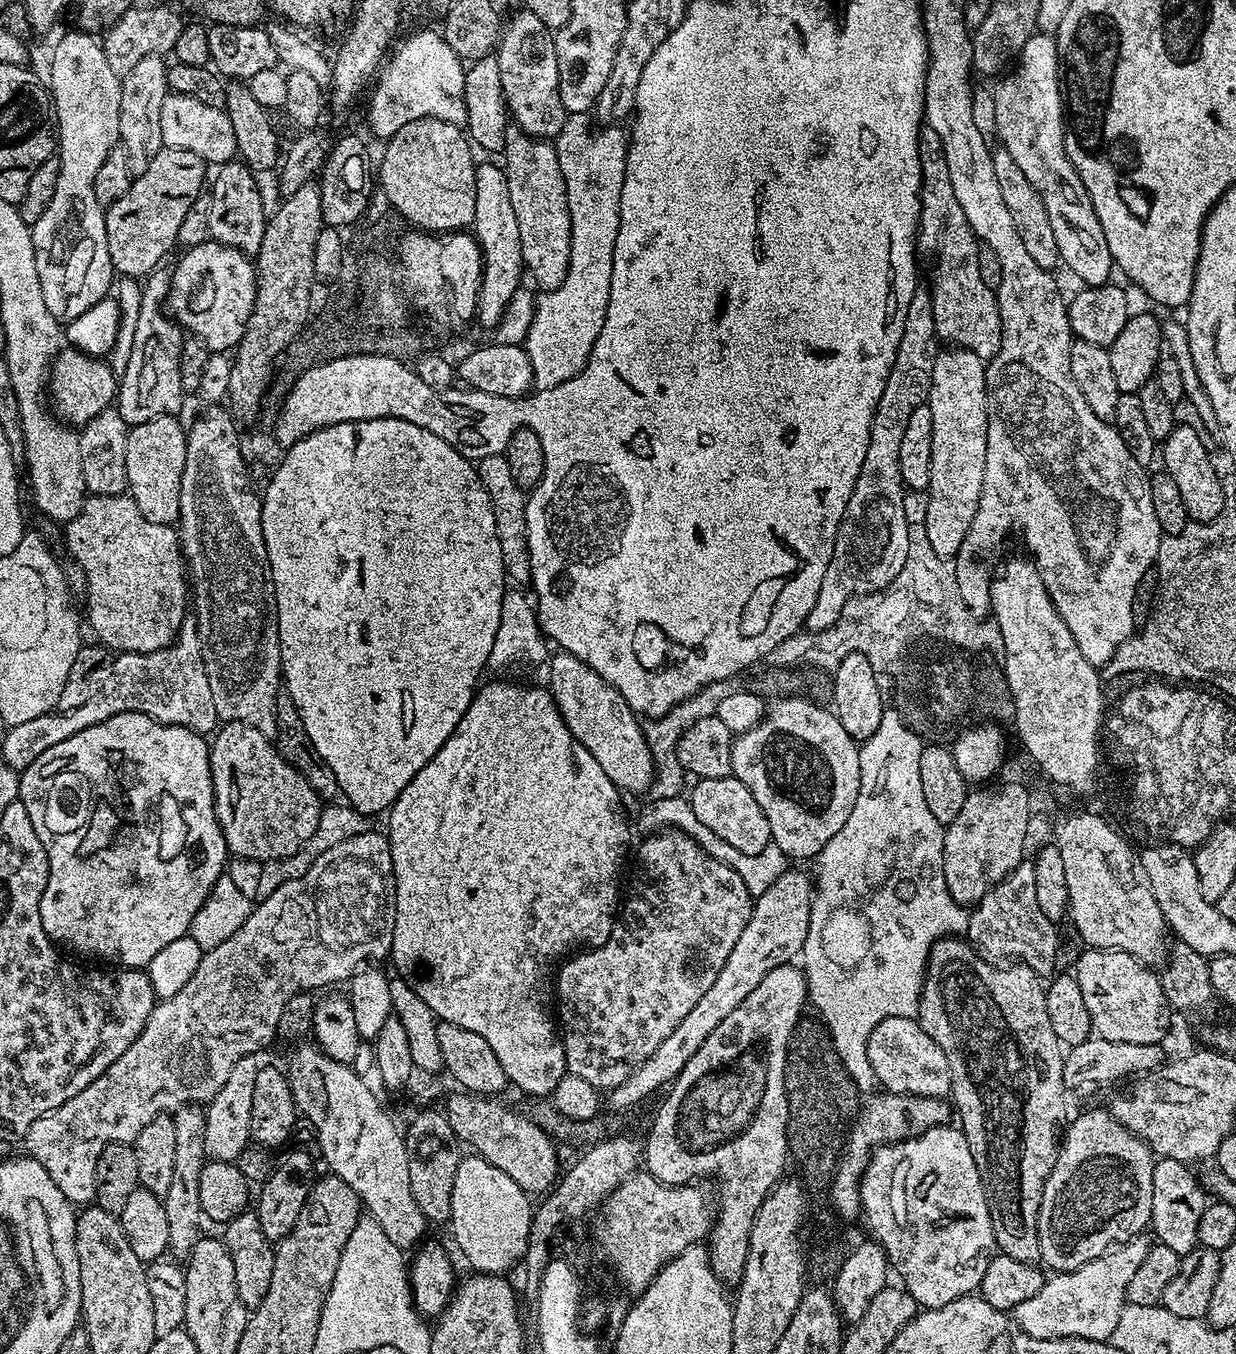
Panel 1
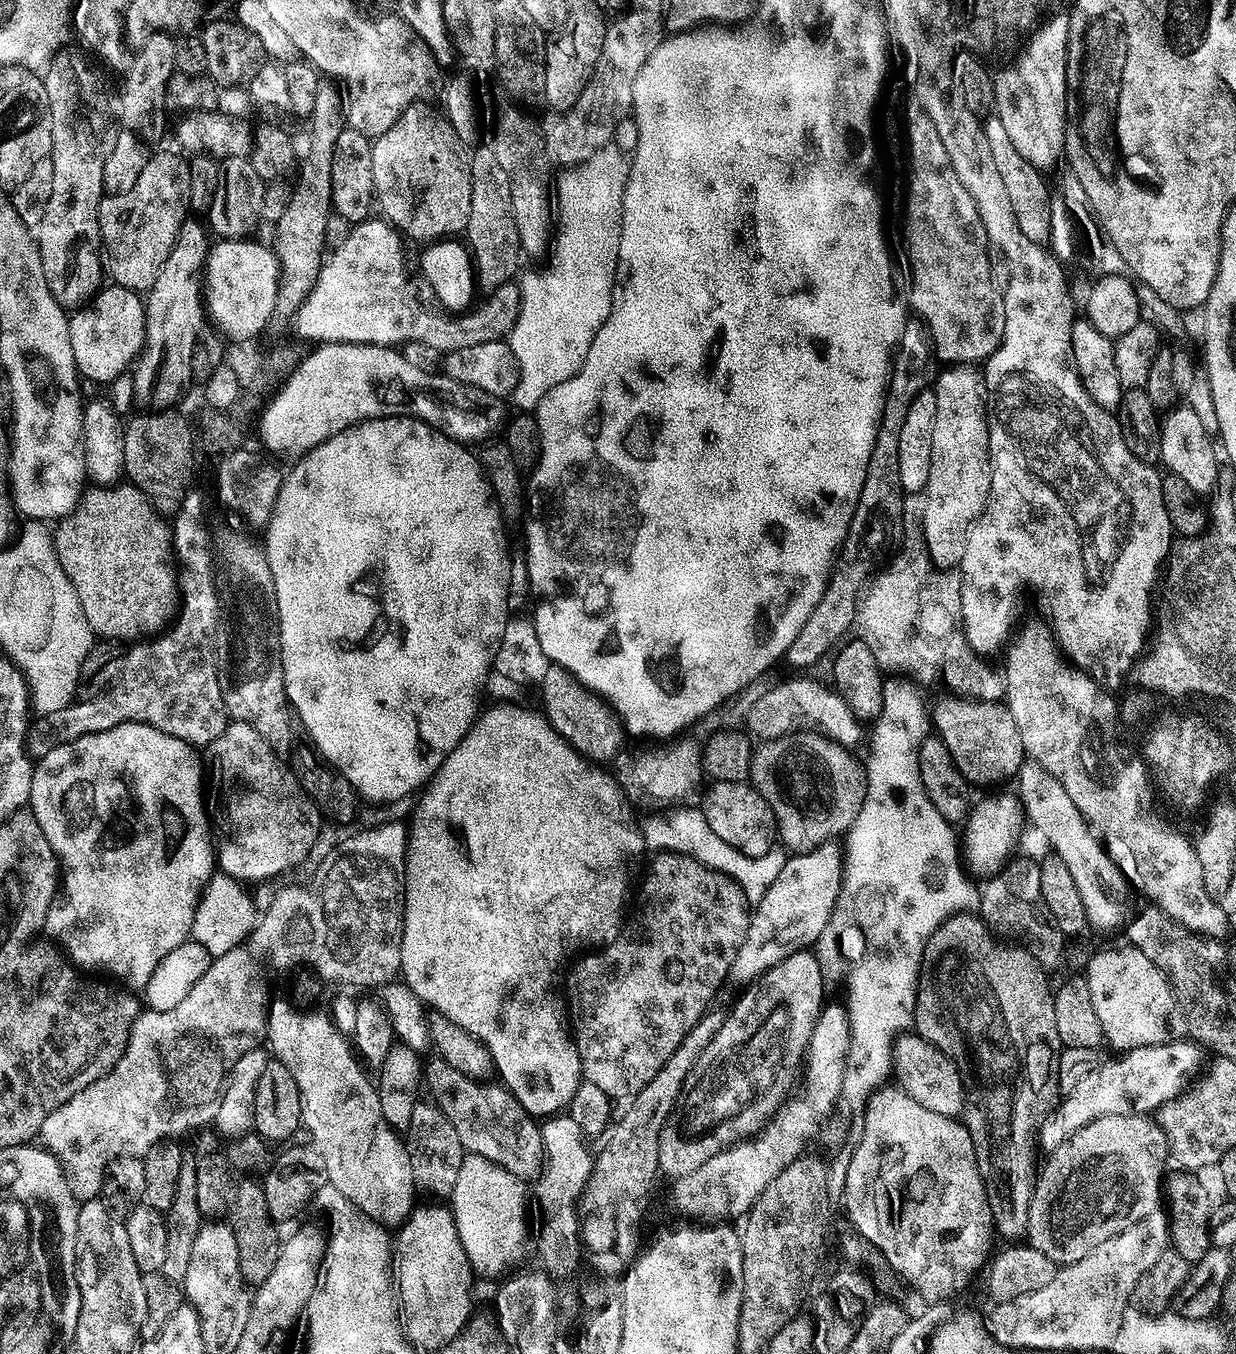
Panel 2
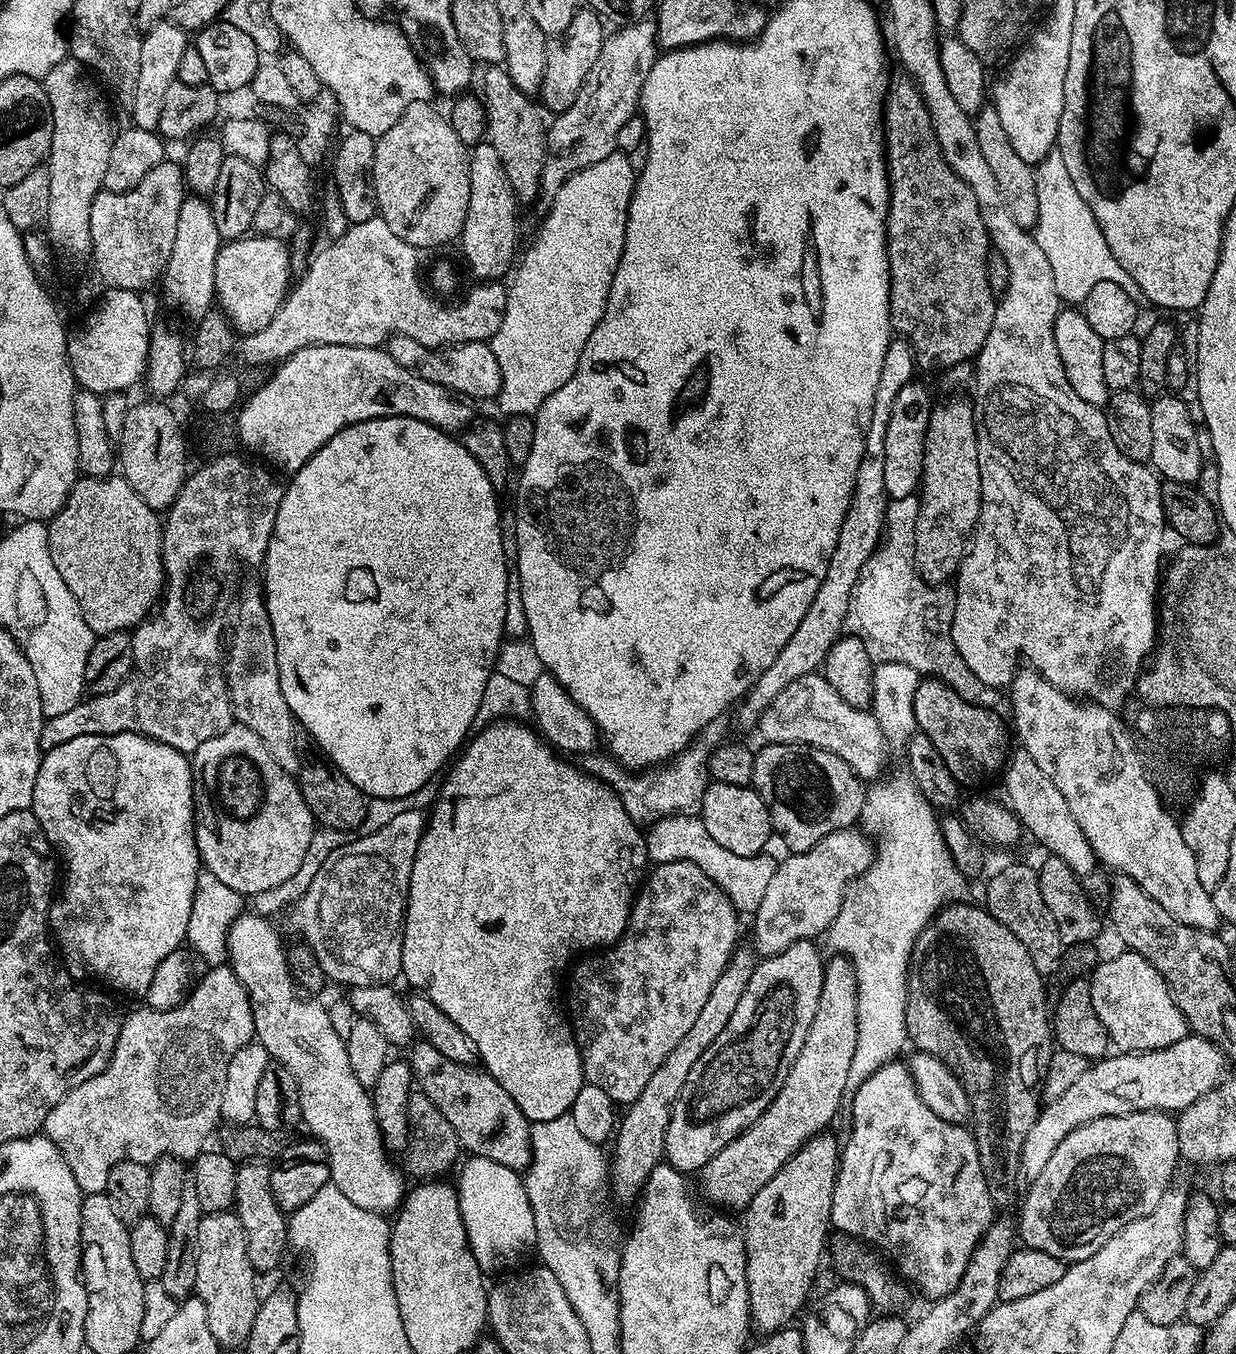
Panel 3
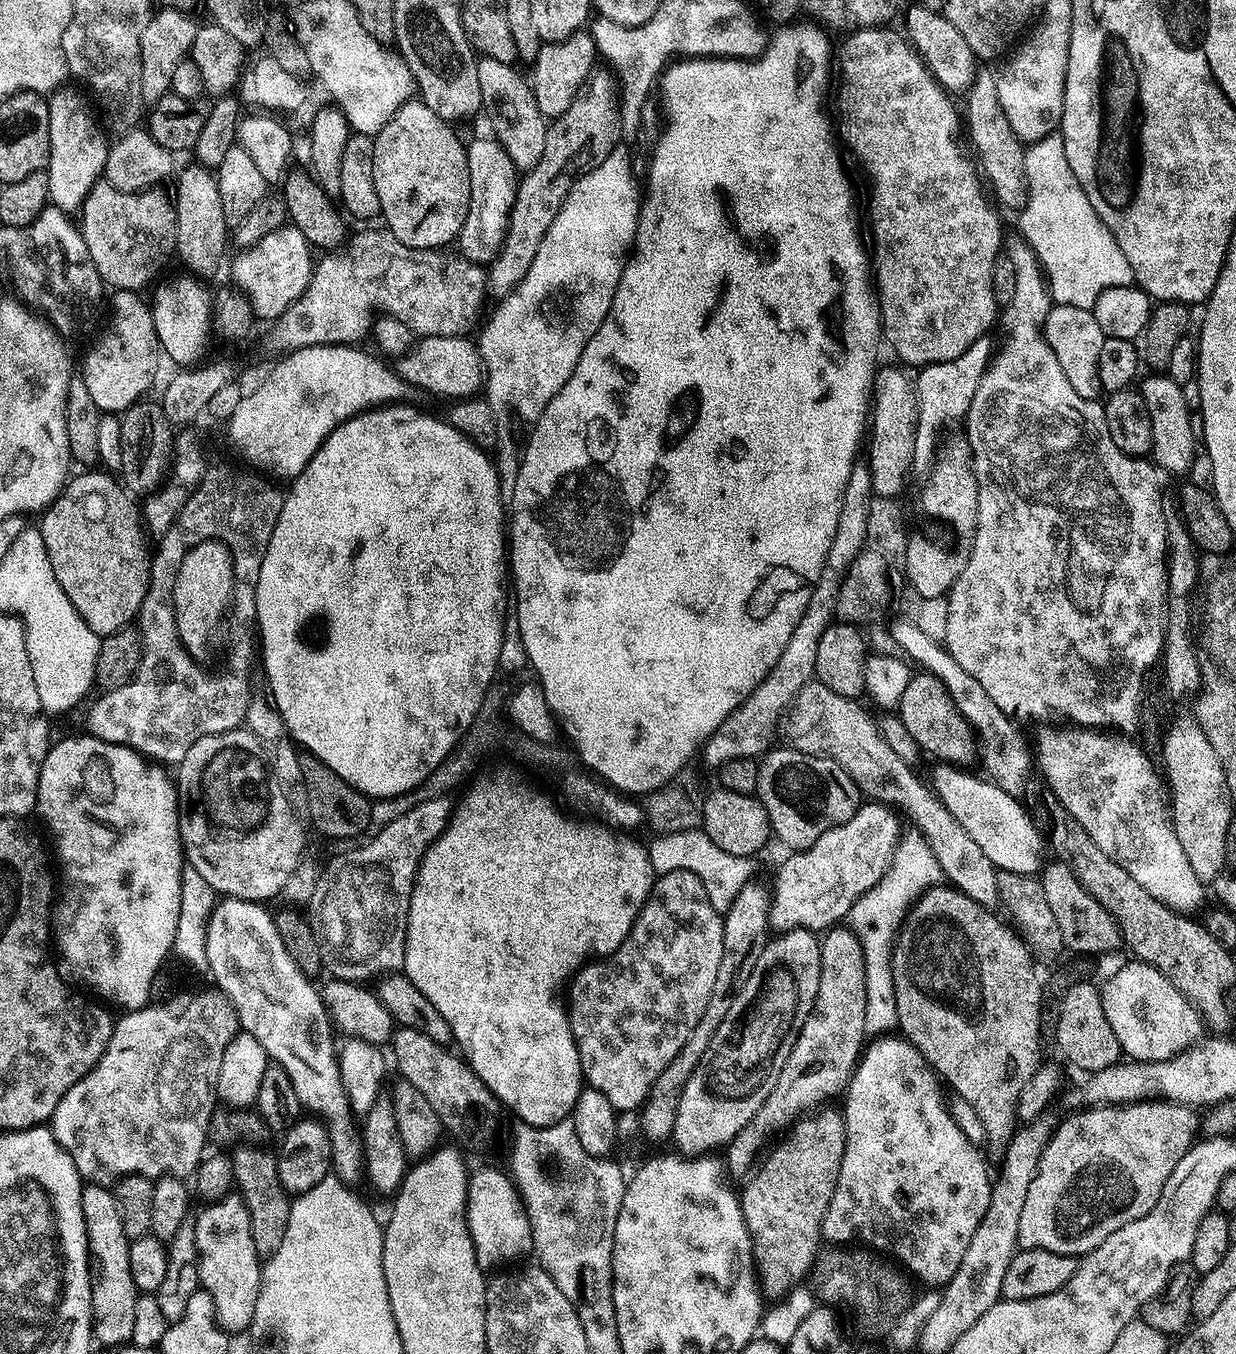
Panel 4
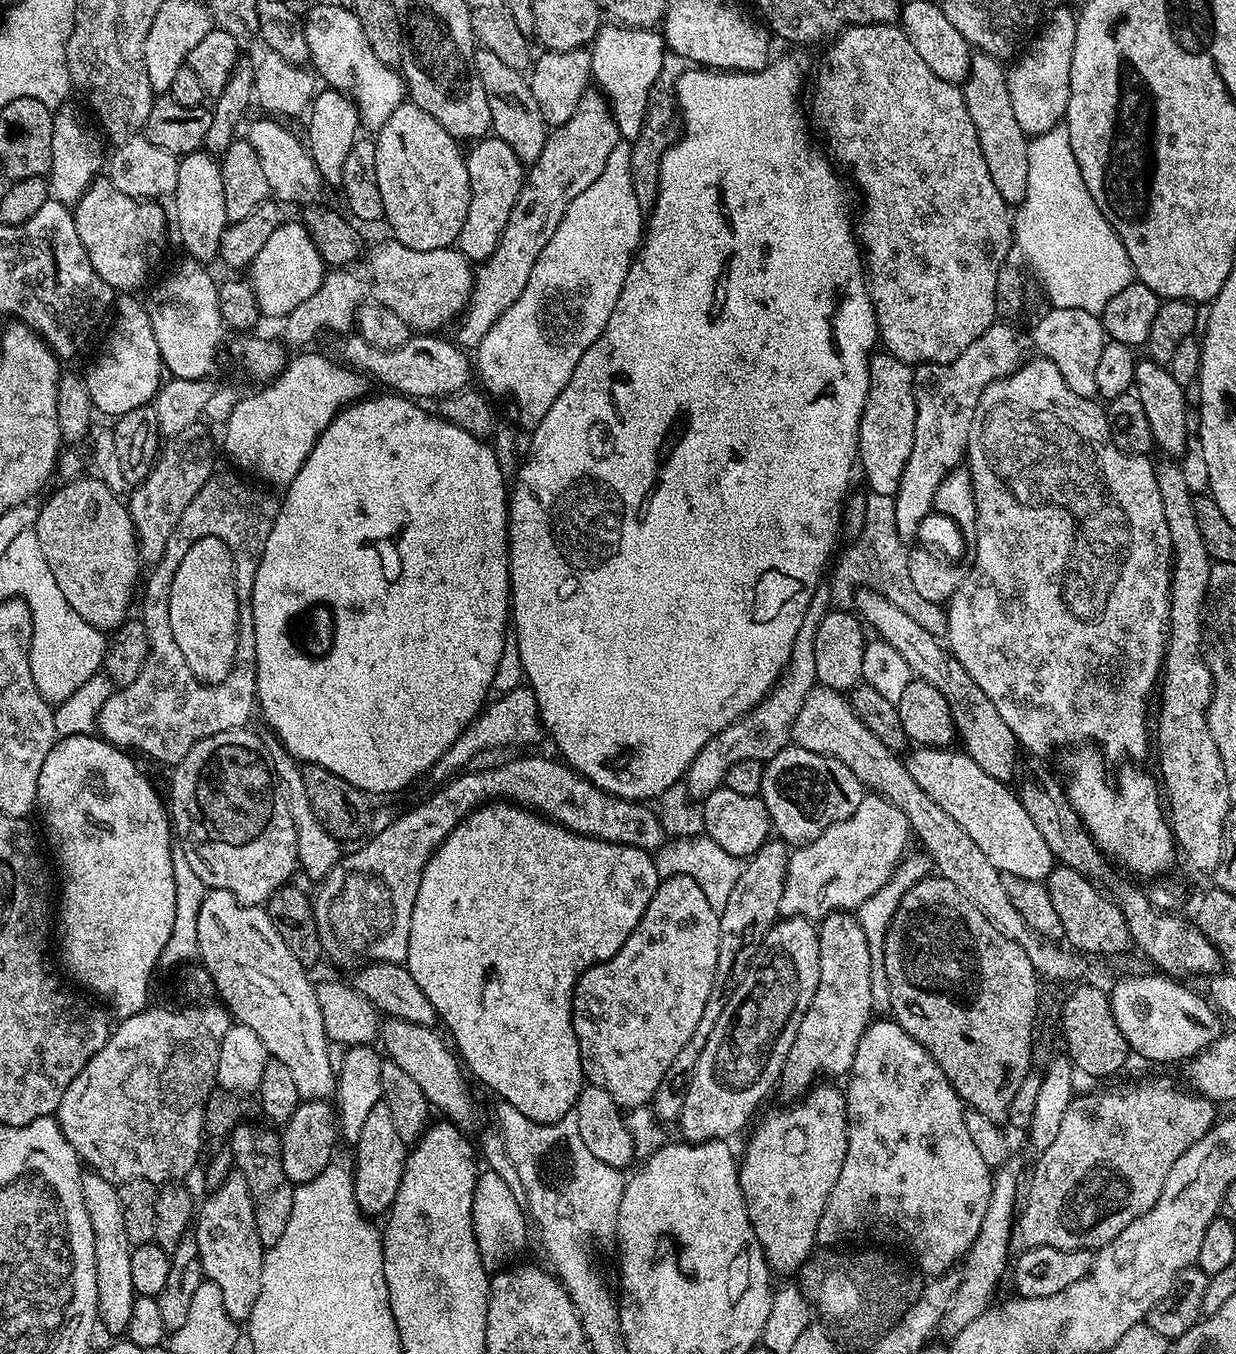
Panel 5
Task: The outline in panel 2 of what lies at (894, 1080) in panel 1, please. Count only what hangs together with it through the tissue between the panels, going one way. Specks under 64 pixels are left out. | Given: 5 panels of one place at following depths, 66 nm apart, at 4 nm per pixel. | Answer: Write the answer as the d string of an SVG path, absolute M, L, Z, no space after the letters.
M904 1032L896 1036L891 1049L892 1074L897 1078L901 1091L932 1113L953 1118L963 1113L964 1082L956 1064L948 1056L914 1032Z

